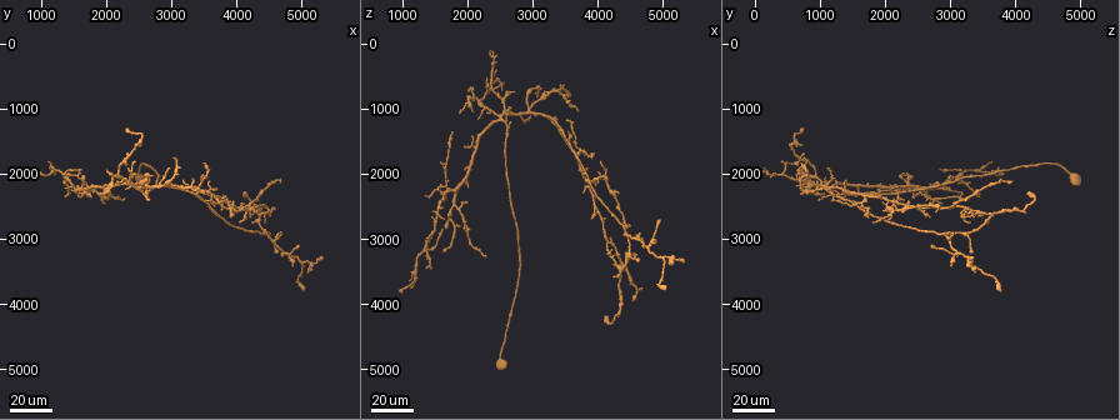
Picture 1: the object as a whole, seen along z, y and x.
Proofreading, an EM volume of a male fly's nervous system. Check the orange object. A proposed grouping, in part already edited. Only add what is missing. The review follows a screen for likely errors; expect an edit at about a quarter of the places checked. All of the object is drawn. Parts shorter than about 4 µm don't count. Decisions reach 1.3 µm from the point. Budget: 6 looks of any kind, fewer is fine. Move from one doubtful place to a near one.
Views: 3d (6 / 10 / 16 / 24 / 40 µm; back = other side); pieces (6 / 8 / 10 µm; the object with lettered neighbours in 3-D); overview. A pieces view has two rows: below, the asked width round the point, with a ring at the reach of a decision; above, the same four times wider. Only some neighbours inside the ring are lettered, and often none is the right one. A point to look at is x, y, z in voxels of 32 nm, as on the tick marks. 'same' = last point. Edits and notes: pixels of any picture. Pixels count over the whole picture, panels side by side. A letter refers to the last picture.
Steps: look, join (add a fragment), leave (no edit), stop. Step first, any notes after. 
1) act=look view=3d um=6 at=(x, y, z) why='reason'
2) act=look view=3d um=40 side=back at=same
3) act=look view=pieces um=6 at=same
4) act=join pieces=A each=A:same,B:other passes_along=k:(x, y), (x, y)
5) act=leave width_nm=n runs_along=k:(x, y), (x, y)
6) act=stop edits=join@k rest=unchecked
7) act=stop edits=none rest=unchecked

act=look view=3d um=40 at=(1650, 2300, 3200) why='an open end'

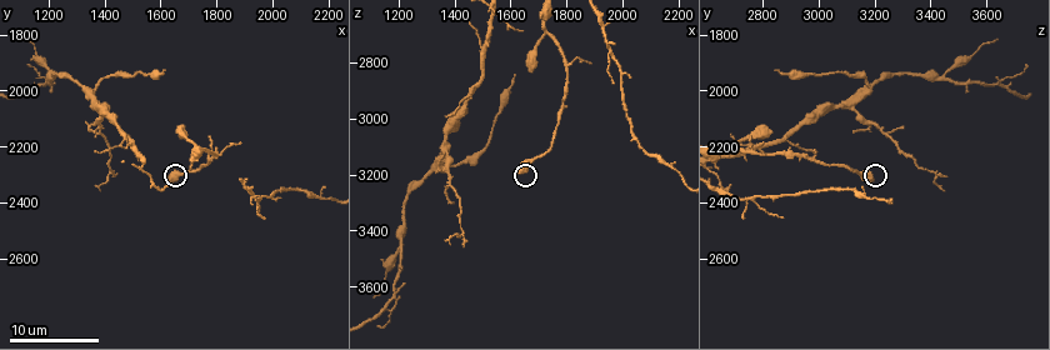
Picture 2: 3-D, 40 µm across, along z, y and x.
act=look view=pieces um=8 at=(1630, 2320, 3180) why='what lies round it'

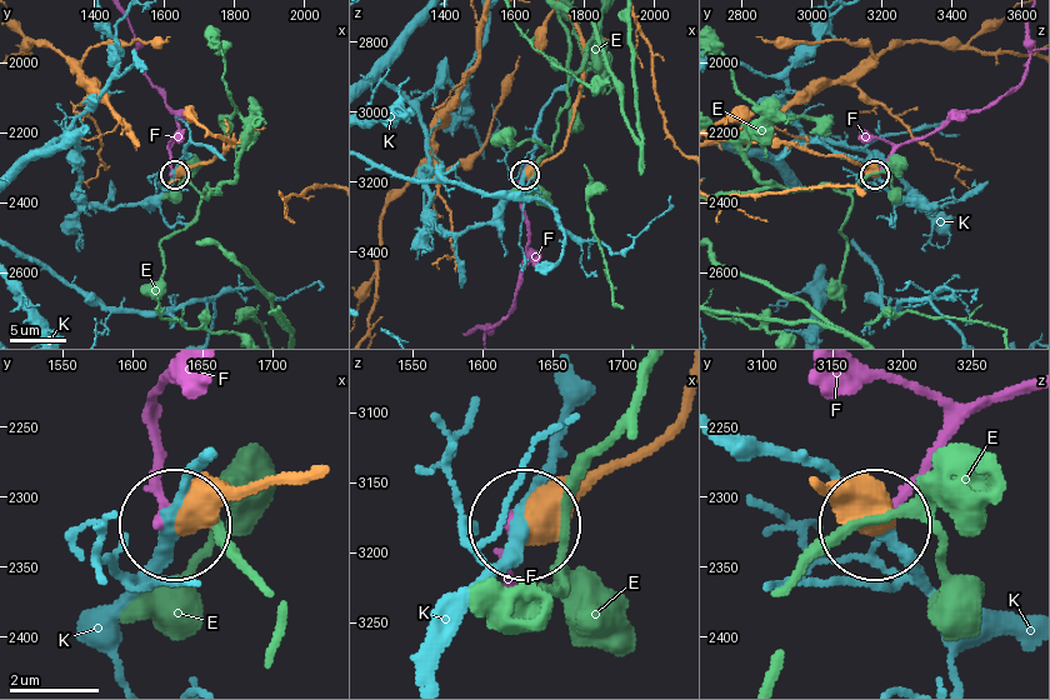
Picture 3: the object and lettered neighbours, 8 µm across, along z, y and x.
act=leave each=E:other,F:other,K:other found='none of them fits'

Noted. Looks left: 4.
act=look view=pieces um=8 at=(1430, 2300, 3450) why='an open end'

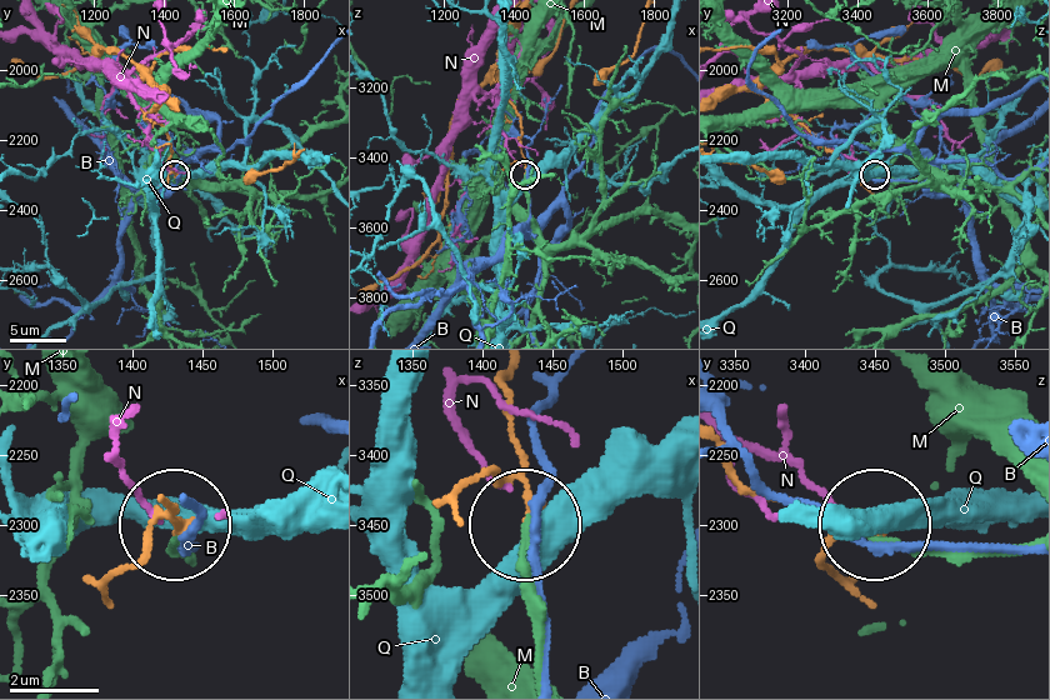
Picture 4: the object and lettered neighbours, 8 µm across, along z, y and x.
act=leave each=B:other,M:other,N:other,Q:other runs_along=4:(506, 376), (525, 518) found='none of them fits'

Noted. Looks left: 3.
act=look view=3d um=24 at=(2250, 2400, 3250) why='thin end'

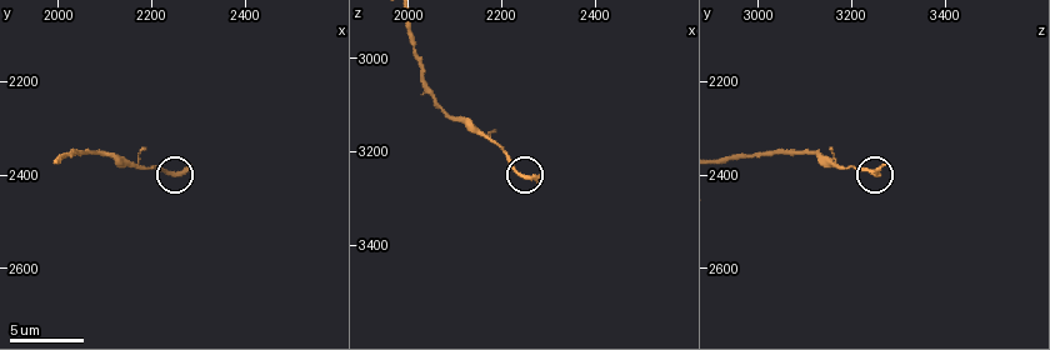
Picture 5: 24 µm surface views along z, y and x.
act=look view=pieces um=8 at=(2280, 2380, 3270)

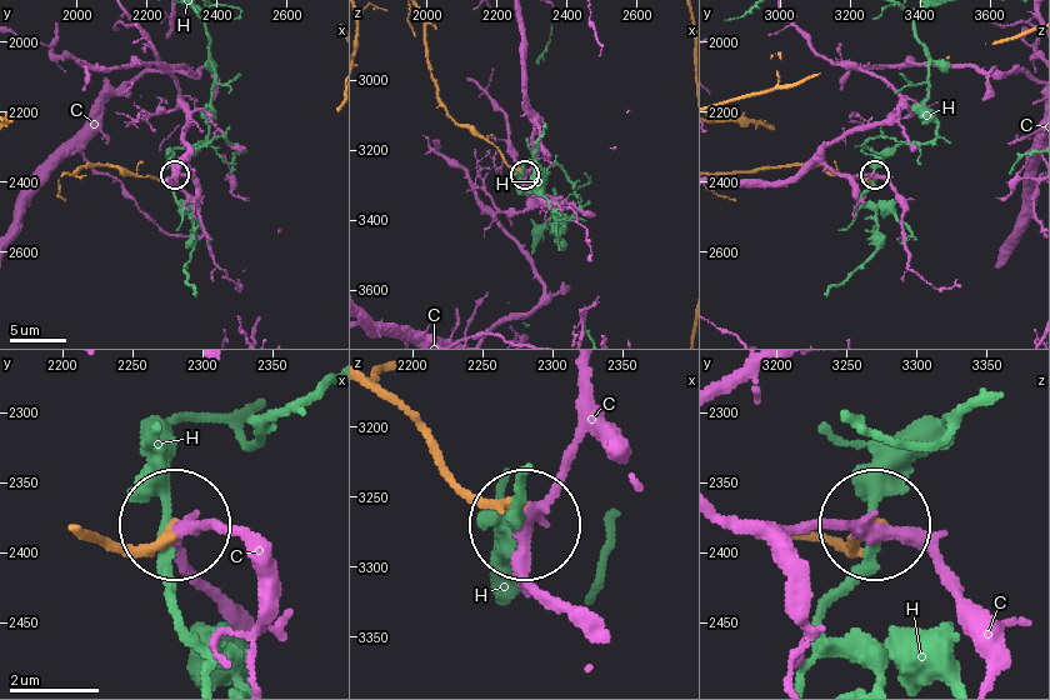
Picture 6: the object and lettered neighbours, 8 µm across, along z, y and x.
act=leave each=C:other,H:other runs_along=6:(79, 530), (138, 541), (168, 523) found='none of them fits'

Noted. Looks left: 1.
act=stop edits=none rest=unchecked

